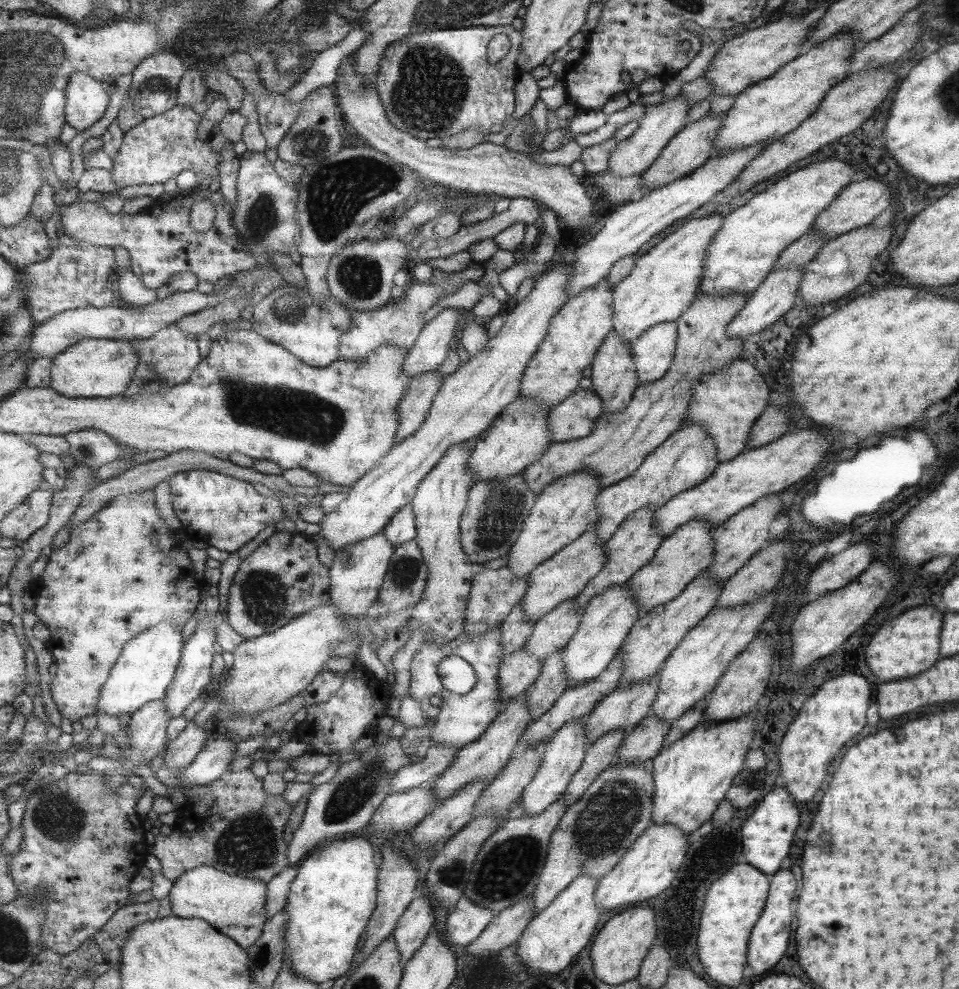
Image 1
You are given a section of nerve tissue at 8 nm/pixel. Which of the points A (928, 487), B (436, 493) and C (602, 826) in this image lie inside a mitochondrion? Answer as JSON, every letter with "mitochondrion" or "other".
{"A":"other","B":"other","C":"mitochondrion"}

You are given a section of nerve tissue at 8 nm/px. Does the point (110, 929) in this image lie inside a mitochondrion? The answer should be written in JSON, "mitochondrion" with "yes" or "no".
{"mitochondrion":"no"}

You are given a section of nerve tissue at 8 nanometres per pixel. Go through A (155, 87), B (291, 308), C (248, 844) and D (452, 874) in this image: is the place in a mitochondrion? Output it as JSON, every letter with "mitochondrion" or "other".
{"A":"mitochondrion","B":"mitochondrion","C":"mitochondrion","D":"mitochondrion"}

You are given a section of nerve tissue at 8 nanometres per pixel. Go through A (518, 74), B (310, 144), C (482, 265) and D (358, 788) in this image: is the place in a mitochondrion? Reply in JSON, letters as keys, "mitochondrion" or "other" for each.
{"A":"other","B":"mitochondrion","C":"other","D":"mitochondrion"}

